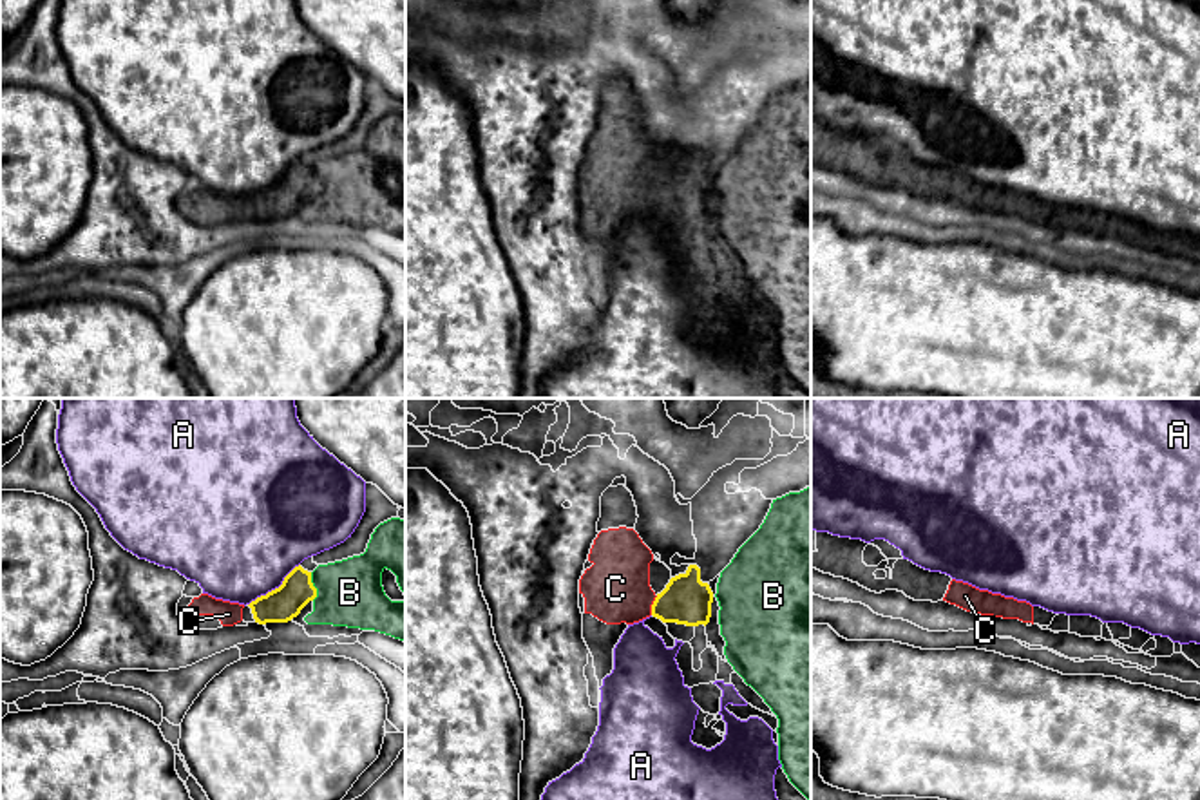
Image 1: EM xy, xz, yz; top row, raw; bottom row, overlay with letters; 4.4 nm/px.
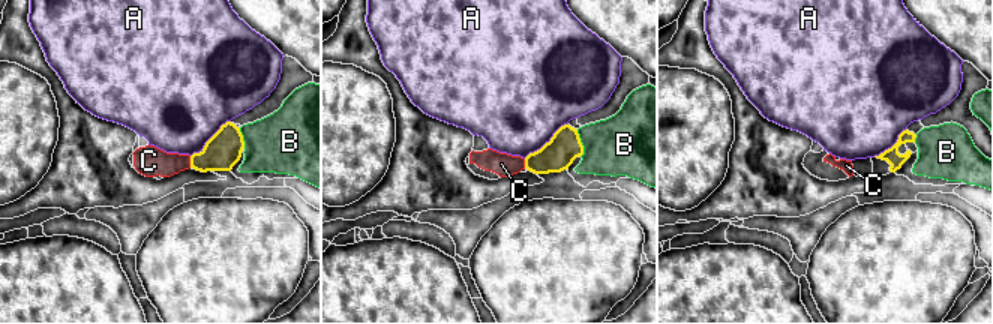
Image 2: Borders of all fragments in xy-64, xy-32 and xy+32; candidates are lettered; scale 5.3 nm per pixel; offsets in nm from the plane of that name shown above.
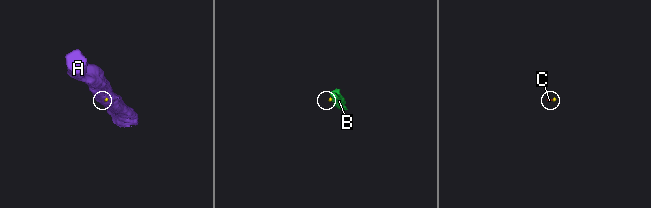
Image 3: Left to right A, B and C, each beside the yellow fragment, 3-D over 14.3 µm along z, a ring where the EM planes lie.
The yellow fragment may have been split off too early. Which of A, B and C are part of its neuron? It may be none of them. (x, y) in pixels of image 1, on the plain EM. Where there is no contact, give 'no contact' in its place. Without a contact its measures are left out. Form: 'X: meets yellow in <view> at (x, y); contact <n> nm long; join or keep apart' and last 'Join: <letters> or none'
A: meets yellow in xy at (276, 183); contact 300 nm long; keep apart
B: meets yellow in xy at (314, 181); contact 130 nm long; keep apart
C: meets yellow in xz at (652, 200); contact 90 nm long; join
Join: C

